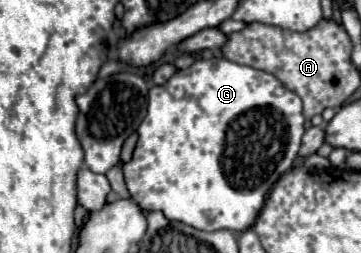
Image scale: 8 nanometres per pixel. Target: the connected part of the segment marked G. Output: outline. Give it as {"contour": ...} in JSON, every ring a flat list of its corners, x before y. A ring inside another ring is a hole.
{"contour":[[199,59,195,61,191,67,177,71,165,85,161,87,151,87,149,91,149,111,147,117,143,119,143,123,139,125,137,133,139,133,139,141,133,153,133,159,123,165,123,173,125,173,125,183,127,189,131,193,131,197,137,201,139,207,147,209,147,211,163,211,167,219,171,221,181,221,187,223,195,229,201,231,217,231,217,229,229,229,229,231,243,231,249,229,259,213,259,209,263,207,265,195,269,193,269,189,275,185,275,181,287,171,291,169,299,147,301,147,301,137,305,133,305,115,303,115,303,103,299,99,299,95,295,95,293,91,289,91,275,75,253,69,253,67,245,67,239,63,233,63,229,59]]}

